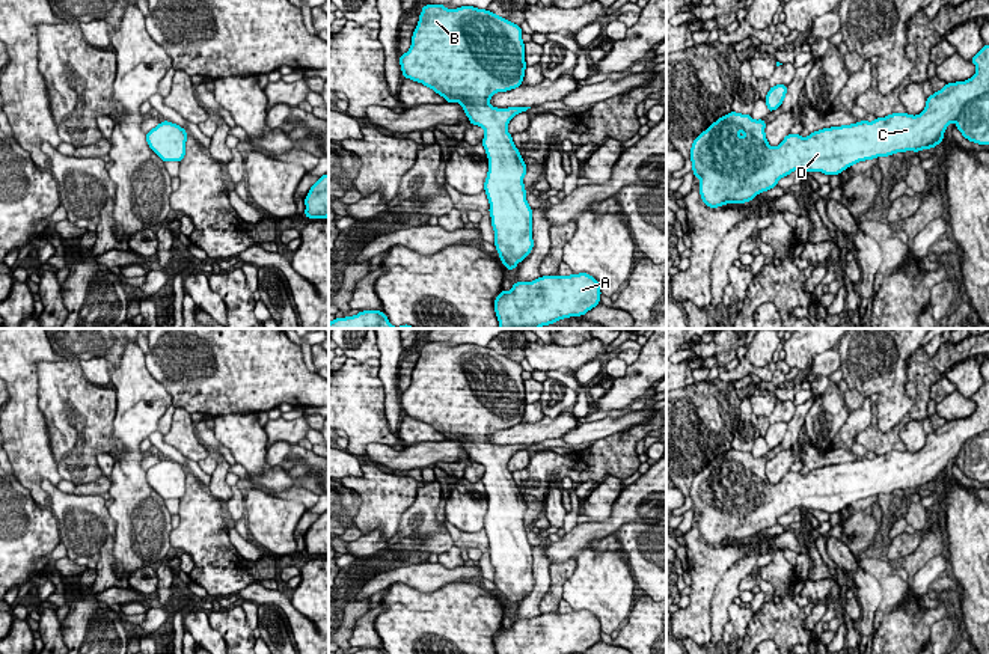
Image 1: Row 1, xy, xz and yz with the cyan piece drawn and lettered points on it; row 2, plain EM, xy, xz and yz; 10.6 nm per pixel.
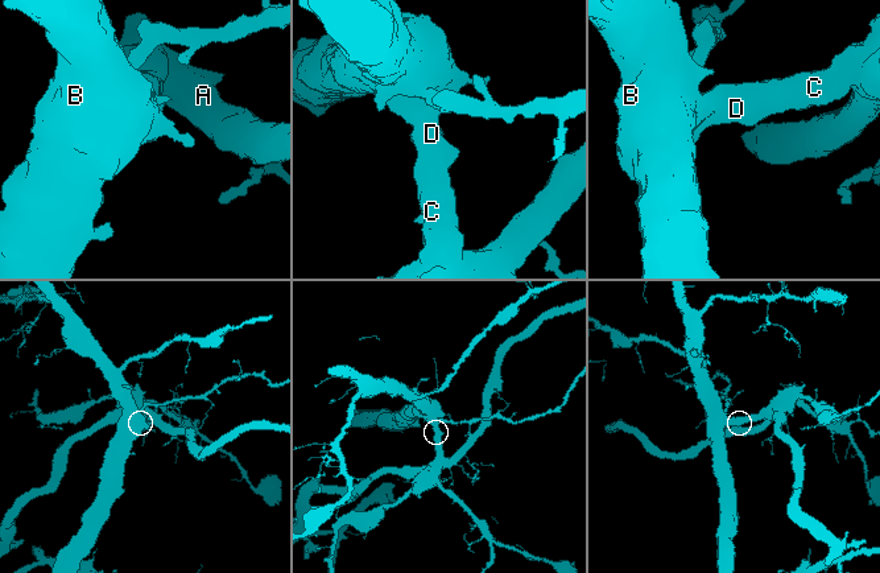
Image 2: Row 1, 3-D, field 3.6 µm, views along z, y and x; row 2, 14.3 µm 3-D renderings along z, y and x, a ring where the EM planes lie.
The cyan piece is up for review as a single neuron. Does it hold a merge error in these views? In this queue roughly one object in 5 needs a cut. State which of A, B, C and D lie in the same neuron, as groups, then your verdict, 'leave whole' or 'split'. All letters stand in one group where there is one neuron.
groups A B C D; leave whole

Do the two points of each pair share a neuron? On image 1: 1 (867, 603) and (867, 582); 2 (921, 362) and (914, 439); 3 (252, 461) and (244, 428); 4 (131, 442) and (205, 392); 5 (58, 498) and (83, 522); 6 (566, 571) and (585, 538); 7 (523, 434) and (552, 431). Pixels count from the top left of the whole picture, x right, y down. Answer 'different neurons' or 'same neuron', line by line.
1: same neuron
2: different neurons
3: same neuron
4: different neurons
5: same neuron
6: different neurons
7: same neuron

